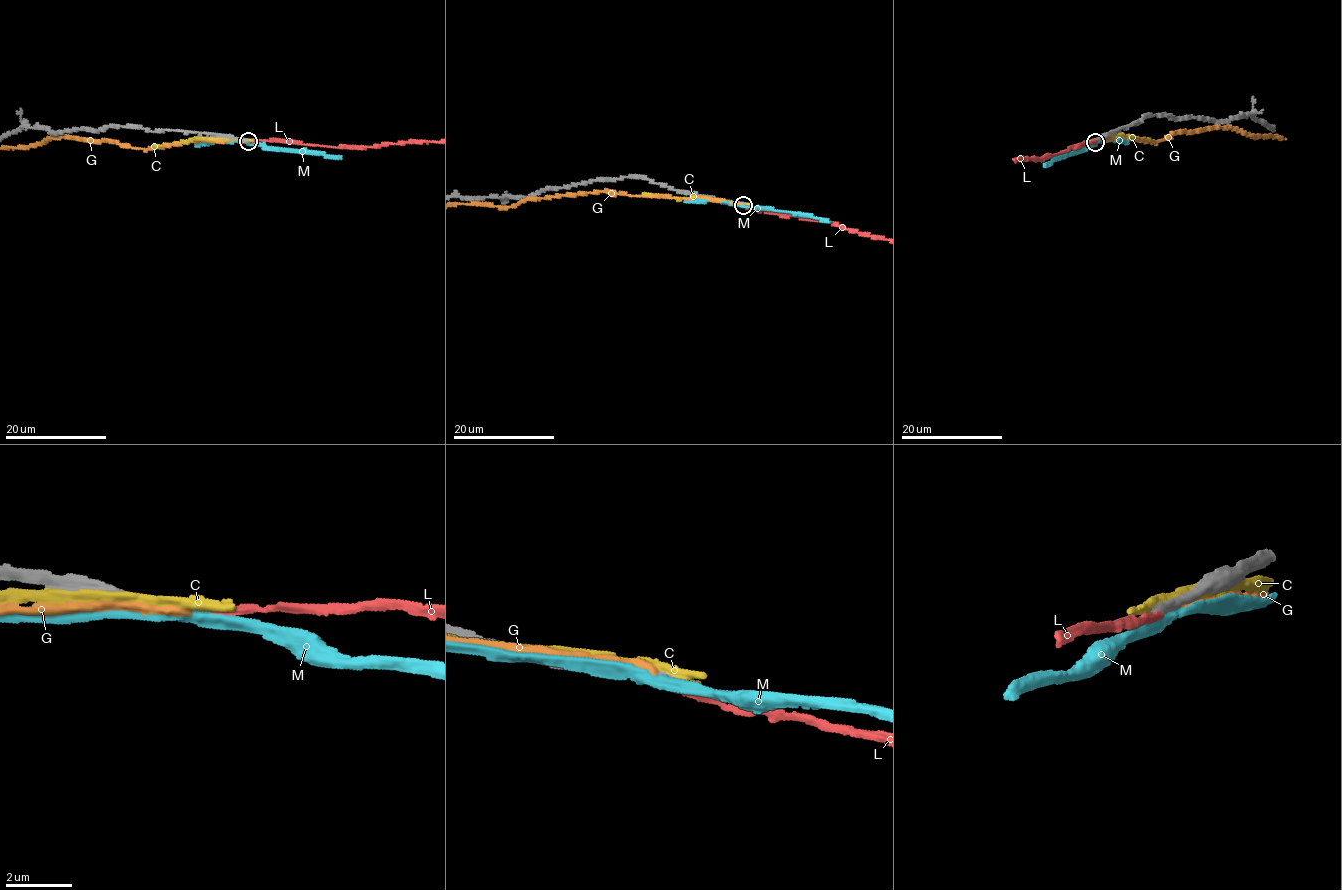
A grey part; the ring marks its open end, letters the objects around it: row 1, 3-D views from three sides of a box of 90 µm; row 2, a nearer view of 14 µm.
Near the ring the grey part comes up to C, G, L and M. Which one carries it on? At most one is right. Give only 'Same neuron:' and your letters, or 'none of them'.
Same neuron: L

